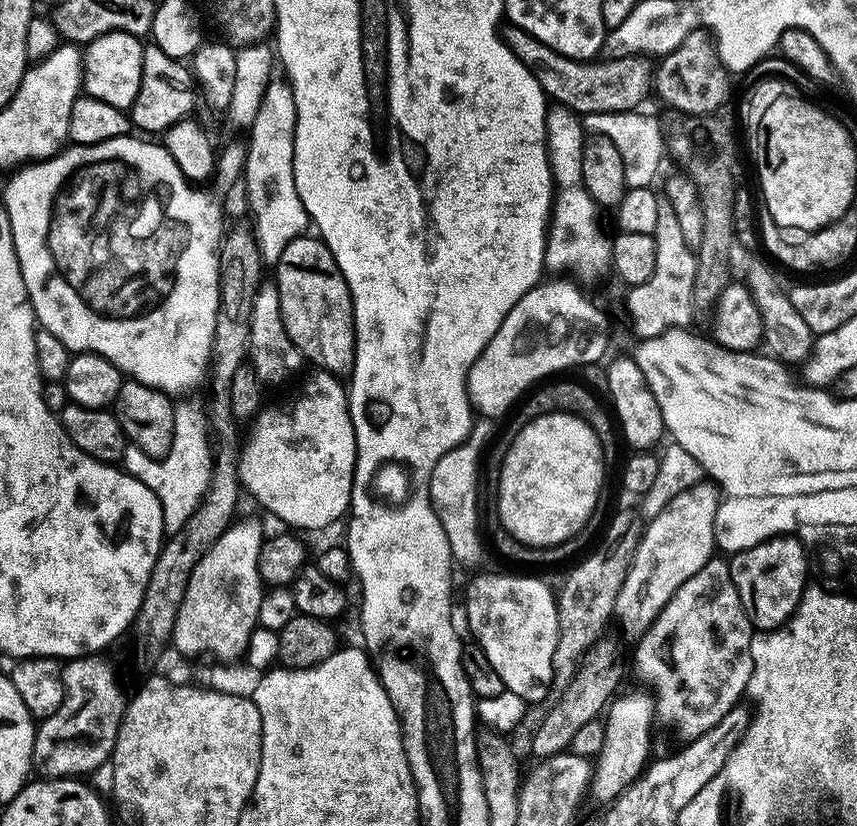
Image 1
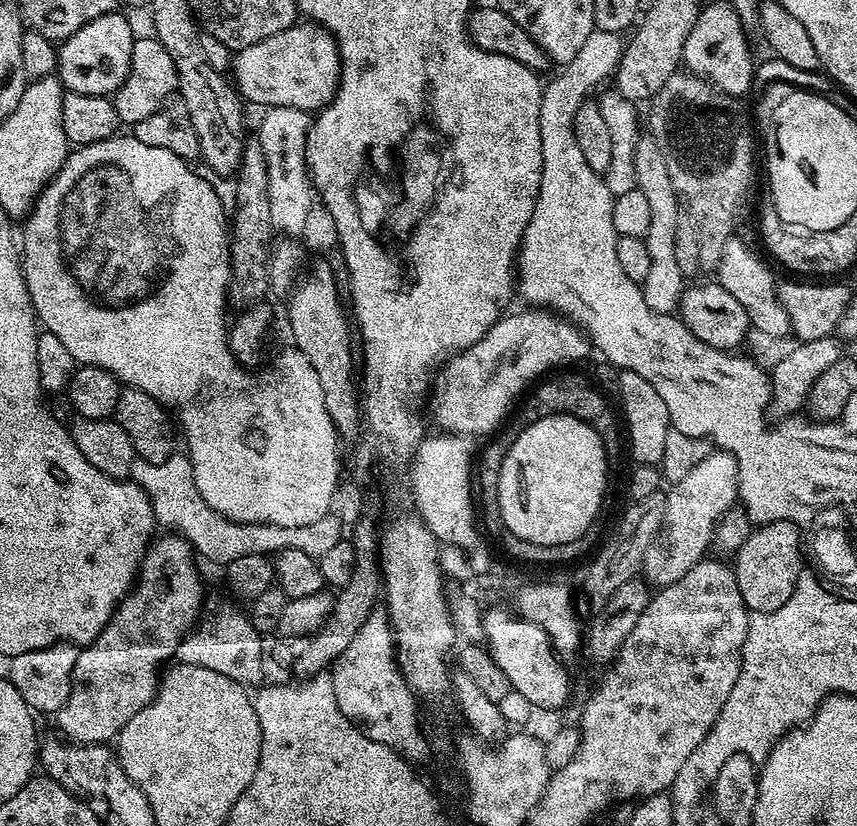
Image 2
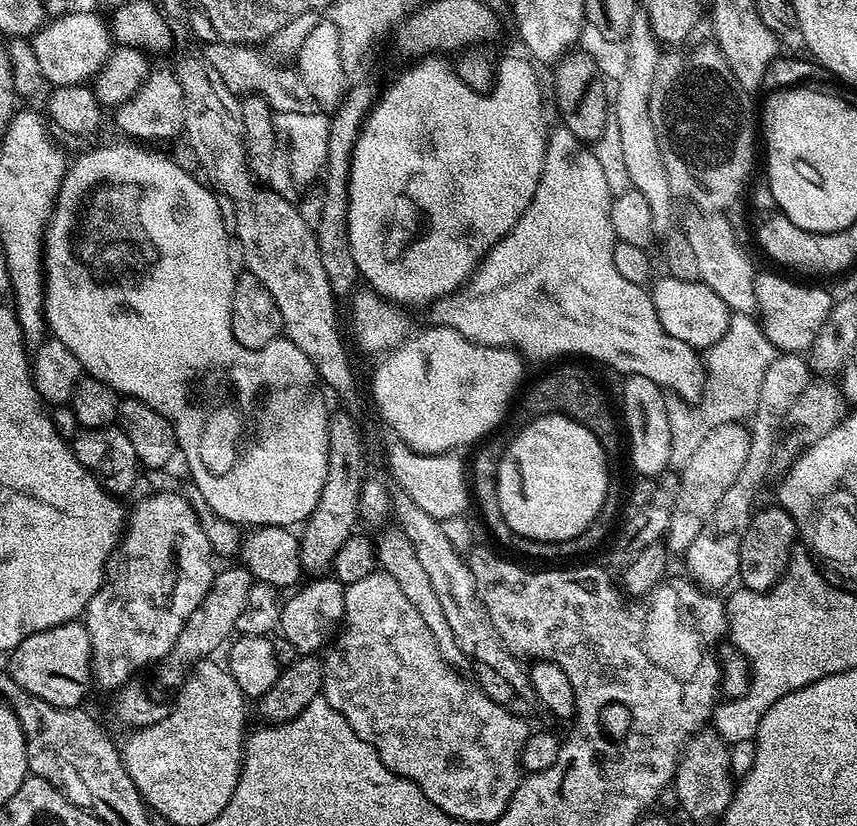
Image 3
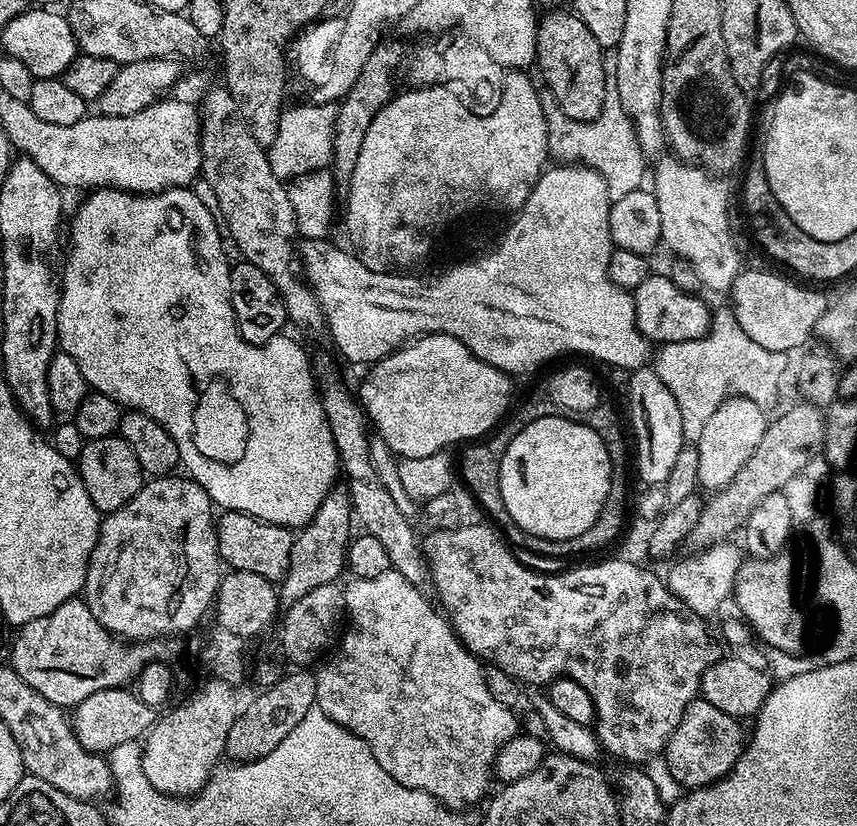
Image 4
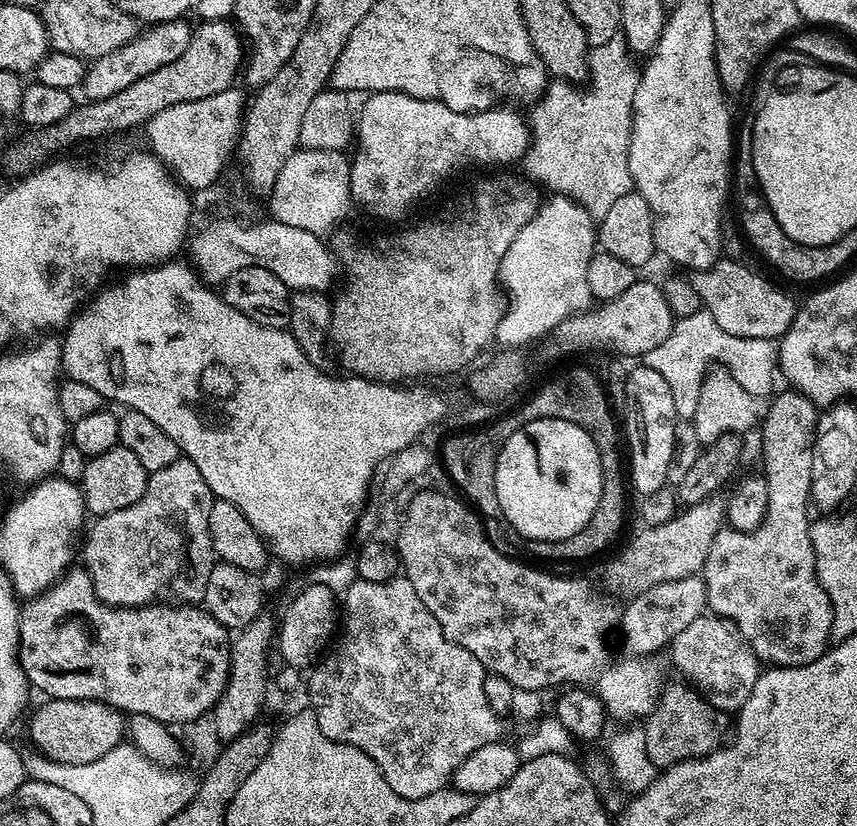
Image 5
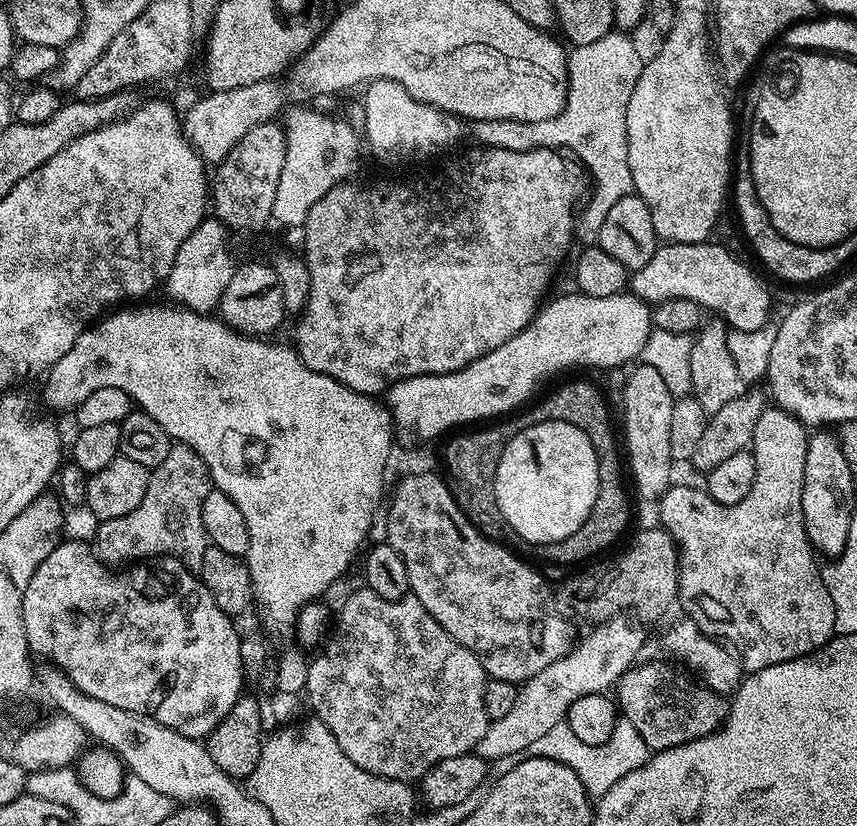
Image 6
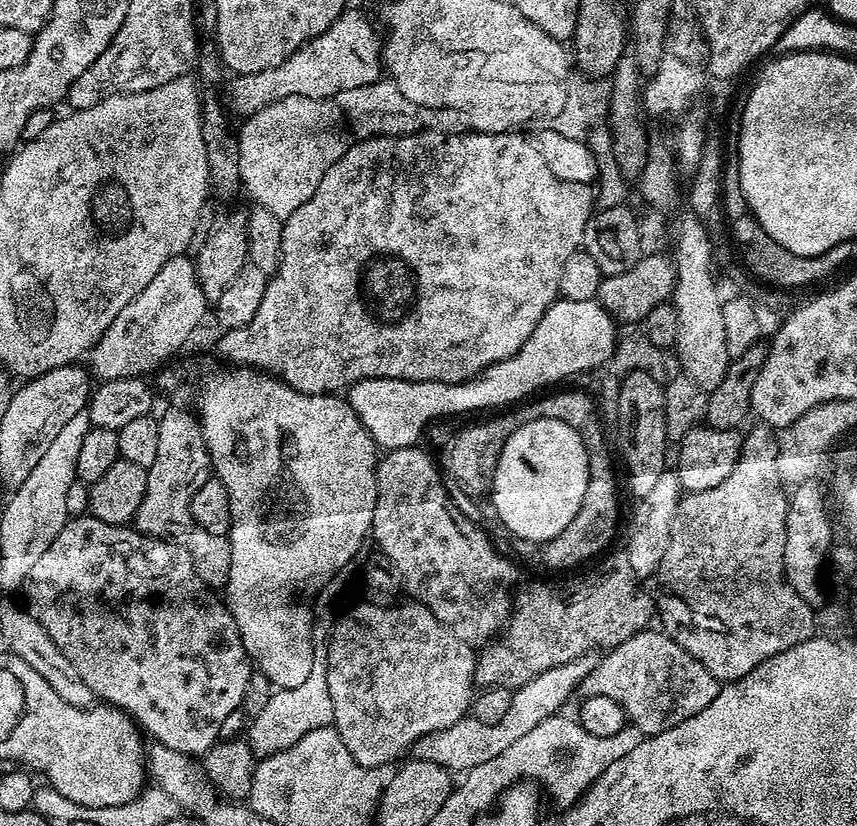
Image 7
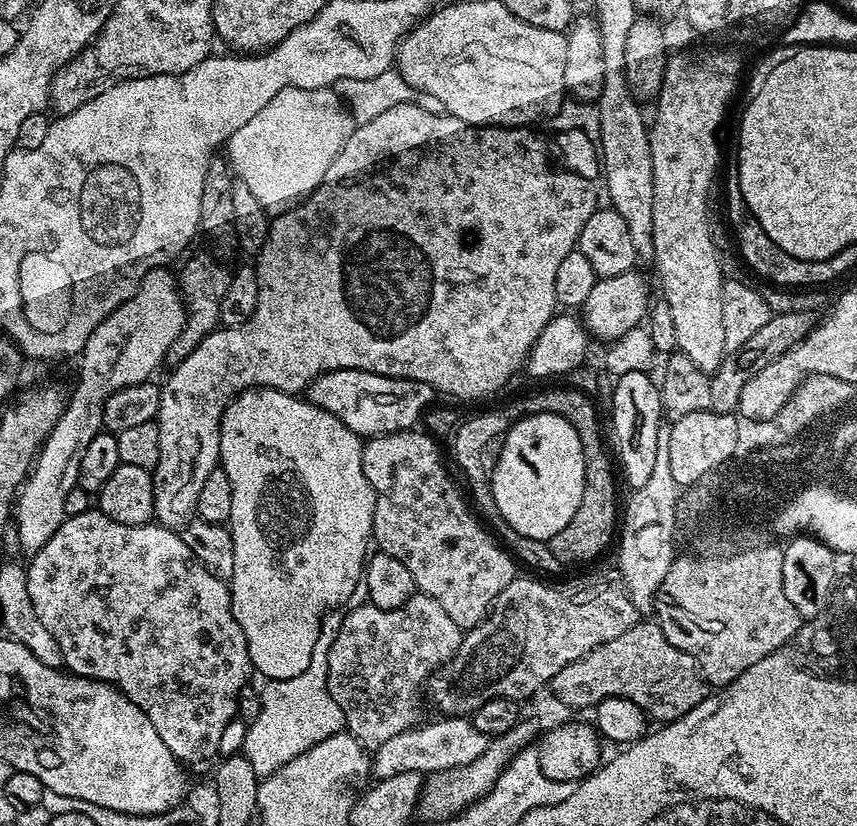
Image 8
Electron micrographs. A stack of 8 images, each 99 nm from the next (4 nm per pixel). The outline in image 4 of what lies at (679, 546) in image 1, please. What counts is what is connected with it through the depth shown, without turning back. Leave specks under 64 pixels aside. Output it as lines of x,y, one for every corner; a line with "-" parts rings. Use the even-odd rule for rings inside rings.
730,396
721,400
714,414
706,418
706,424
702,426
700,435
694,440
694,447
698,454
697,478
701,489
719,490
732,481
734,474
754,452
754,446
758,446
758,441
766,430
768,420
764,412
765,409
759,404
741,396

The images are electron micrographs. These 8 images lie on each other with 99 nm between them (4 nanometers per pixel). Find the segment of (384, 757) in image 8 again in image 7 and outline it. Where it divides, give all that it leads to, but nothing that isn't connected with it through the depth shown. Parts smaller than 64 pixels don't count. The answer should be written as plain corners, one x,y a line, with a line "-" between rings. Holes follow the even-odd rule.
593,655
580,656
578,659
551,667
530,682
513,691
510,712
499,722
478,722
471,716
465,716
454,726
446,730
431,732
413,745
413,755
419,760
432,761
445,766
452,772
469,772
479,765
484,765
491,758
502,754
507,747
518,742
519,738
534,730
535,726
547,717
555,715
568,698
579,689
579,684
592,672
595,664

